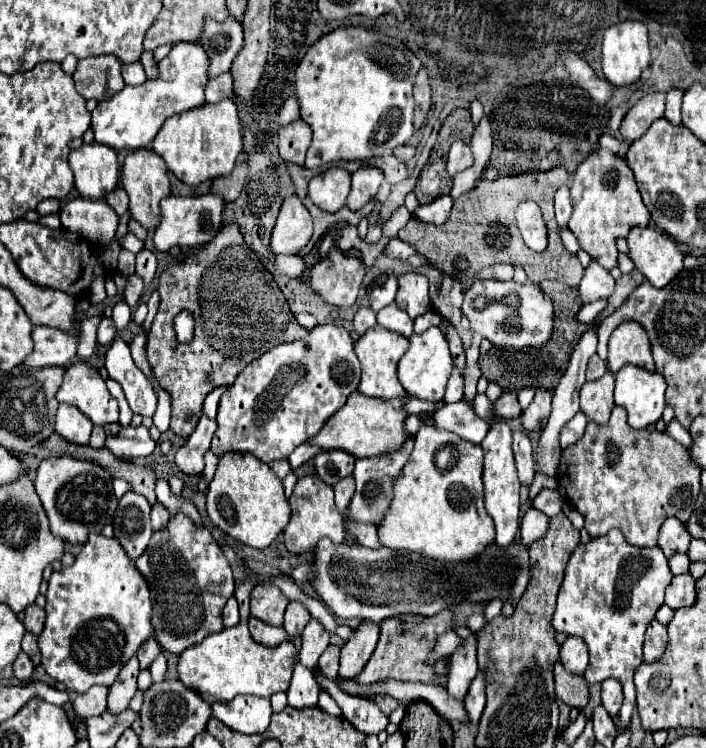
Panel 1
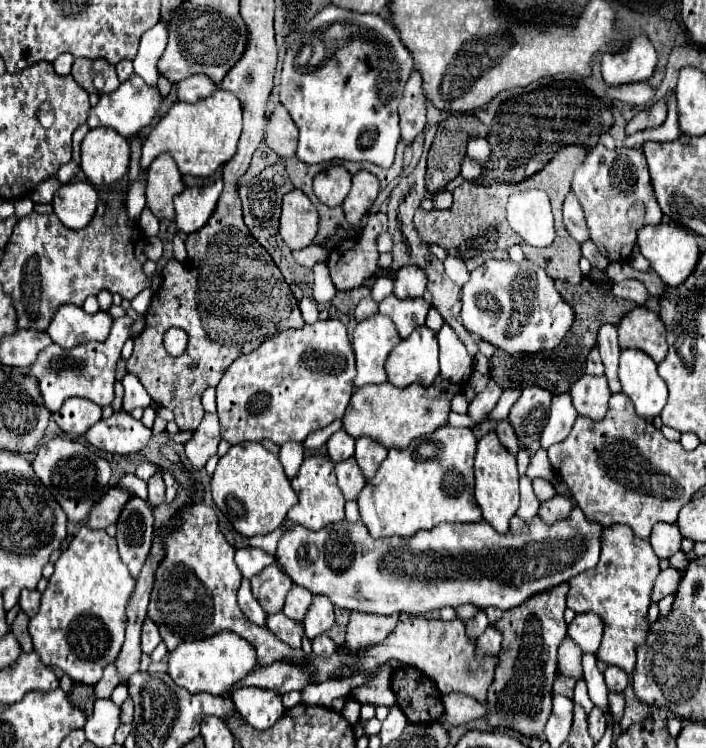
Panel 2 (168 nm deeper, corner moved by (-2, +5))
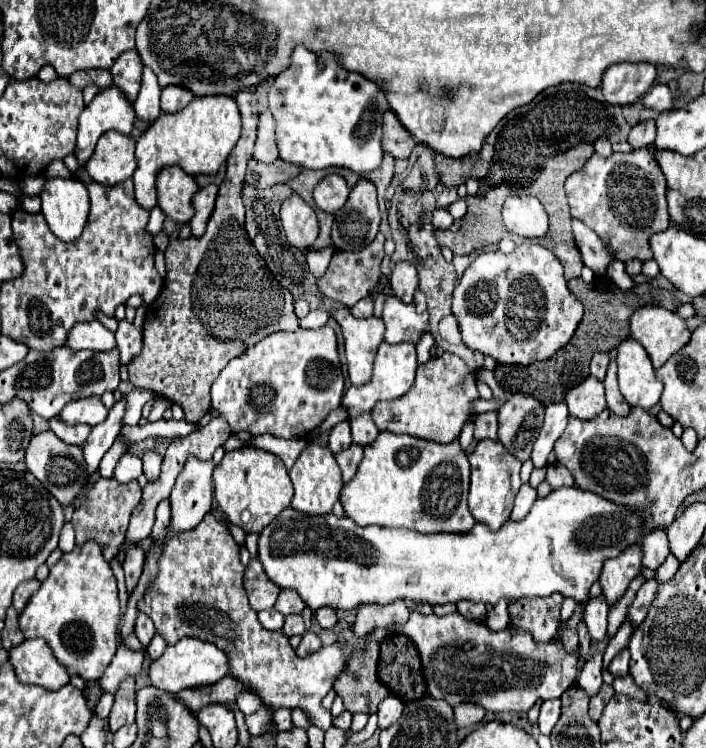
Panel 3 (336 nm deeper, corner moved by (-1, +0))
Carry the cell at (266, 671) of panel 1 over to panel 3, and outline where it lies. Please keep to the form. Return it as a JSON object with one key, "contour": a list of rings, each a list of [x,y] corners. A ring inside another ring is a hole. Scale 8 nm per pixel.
{"contour":[[[185,637],[175,645],[167,645],[163,655],[149,663],[147,673],[149,673],[149,681],[153,687],[169,691],[169,693],[177,693],[189,687],[211,685],[223,679],[227,675],[227,659],[223,651],[213,647],[213,643],[201,641],[195,637]]]}

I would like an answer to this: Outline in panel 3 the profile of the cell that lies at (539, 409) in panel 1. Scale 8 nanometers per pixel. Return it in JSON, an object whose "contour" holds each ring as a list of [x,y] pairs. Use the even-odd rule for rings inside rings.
{"contour":[[[511,395],[499,407],[499,441],[519,461],[527,461],[541,429],[543,405],[529,395]]]}

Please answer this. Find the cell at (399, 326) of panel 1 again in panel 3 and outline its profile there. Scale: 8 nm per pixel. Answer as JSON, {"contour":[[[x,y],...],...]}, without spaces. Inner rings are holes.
{"contour":[[[395,295],[387,297],[383,309],[383,323],[385,323],[385,341],[387,343],[413,343],[421,339],[423,333],[429,329],[427,313],[417,313],[413,303],[403,303]]]}

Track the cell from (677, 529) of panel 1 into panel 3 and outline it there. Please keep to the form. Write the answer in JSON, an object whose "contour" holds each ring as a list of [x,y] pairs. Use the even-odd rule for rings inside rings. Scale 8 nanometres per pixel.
{"contour":[[[655,529],[649,535],[645,535],[641,541],[641,549],[643,549],[641,563],[647,569],[657,569],[669,555],[669,543],[667,543],[665,529]]]}

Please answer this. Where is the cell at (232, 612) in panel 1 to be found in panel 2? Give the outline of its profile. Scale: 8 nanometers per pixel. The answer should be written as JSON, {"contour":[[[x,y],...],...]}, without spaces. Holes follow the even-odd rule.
{"contour":[[[242,582],[240,590],[238,590],[238,604],[240,604],[240,608],[244,610],[244,614],[246,614],[246,618],[248,618],[250,622],[260,624],[260,626],[264,624],[266,614],[264,614],[264,610],[260,608],[260,604],[252,598],[250,584],[248,584],[248,582]]]}

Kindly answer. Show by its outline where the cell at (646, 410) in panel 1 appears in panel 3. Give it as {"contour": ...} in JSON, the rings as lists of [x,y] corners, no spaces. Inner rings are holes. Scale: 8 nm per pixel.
{"contour":[[[625,339],[617,345],[615,361],[619,365],[619,389],[621,395],[633,407],[651,409],[659,403],[663,383],[657,379],[649,355],[635,339]]]}

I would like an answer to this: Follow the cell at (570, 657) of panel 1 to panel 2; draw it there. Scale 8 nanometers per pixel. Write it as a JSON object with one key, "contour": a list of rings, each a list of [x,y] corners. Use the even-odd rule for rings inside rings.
{"contour":[[[578,614],[568,624],[568,636],[582,650],[582,654],[594,654],[602,638],[602,622],[598,622],[594,614]]]}

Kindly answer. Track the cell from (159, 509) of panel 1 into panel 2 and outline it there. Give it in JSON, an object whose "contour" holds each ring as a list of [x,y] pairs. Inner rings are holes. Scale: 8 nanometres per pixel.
{"contour":[[[156,474],[148,480],[148,502],[152,508],[158,508],[164,502],[164,482],[162,474]]]}

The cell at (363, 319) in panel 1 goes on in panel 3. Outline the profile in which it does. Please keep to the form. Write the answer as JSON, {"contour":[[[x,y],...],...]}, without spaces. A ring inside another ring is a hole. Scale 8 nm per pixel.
{"contour":[[[365,297],[365,299],[361,299],[353,309],[351,309],[351,313],[355,315],[355,317],[371,317],[373,315],[373,299],[371,297]]]}

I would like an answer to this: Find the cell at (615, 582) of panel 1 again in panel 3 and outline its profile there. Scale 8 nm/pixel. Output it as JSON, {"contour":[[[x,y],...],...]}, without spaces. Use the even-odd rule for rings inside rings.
{"contour":[[[637,543],[635,547],[629,547],[629,551],[623,551],[619,557],[607,559],[603,573],[599,577],[603,595],[607,597],[609,605],[613,605],[619,597],[625,595],[629,583],[637,577],[641,569],[641,545]]]}

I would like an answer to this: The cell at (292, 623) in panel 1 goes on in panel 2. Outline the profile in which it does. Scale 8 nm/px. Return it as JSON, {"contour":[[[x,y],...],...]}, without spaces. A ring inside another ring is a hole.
{"contour":[[[294,584],[292,590],[288,592],[286,596],[286,602],[284,602],[284,612],[288,618],[296,620],[296,622],[302,622],[304,616],[306,616],[306,610],[312,602],[312,594],[310,590],[306,590],[304,586],[298,586]]]}

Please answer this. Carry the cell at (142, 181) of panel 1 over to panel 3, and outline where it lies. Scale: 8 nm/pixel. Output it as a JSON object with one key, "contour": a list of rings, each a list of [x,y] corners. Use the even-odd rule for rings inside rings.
{"contour":[[[165,167],[157,179],[159,207],[163,213],[179,223],[187,223],[193,217],[193,195],[197,193],[197,183],[193,175],[187,175],[181,167]]]}

